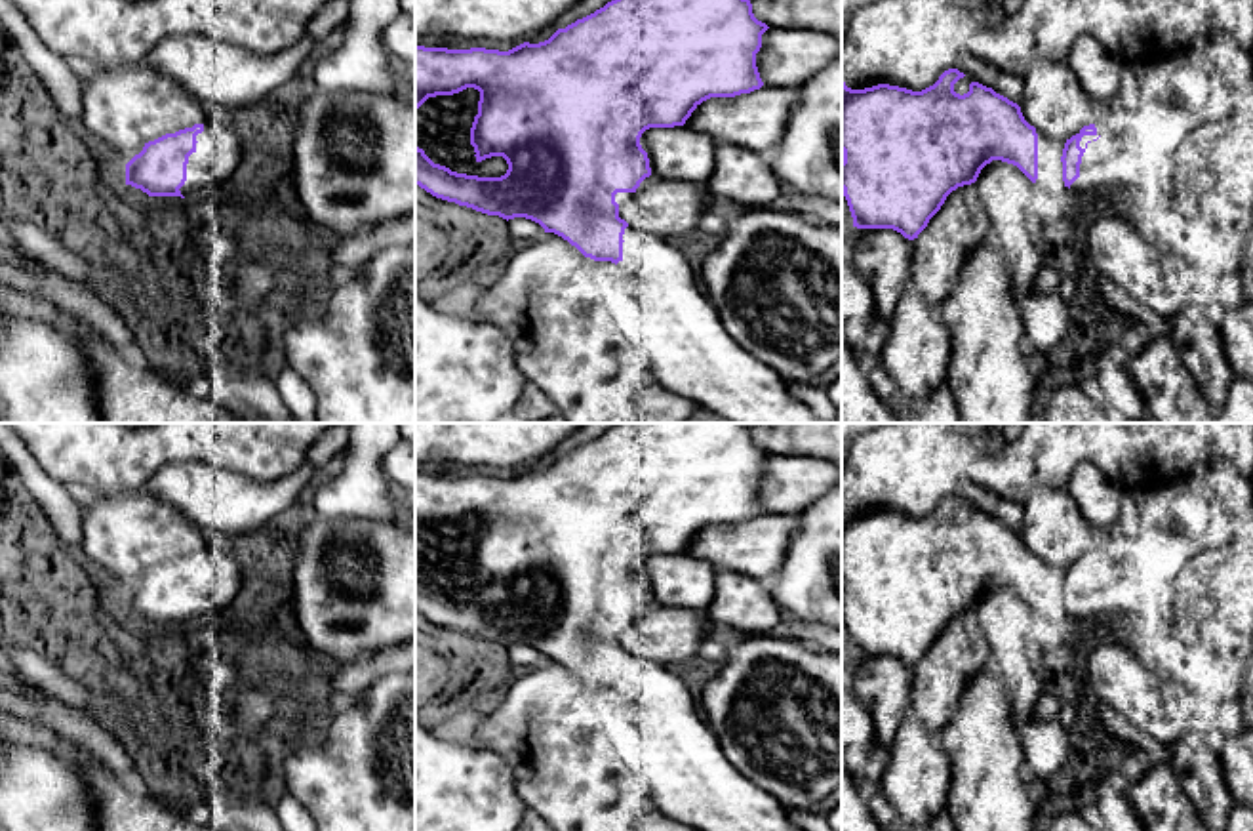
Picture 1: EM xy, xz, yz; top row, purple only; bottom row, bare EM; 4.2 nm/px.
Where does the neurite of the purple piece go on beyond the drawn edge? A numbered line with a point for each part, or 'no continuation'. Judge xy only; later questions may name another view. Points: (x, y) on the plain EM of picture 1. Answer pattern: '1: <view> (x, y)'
1: xy (221, 580)

